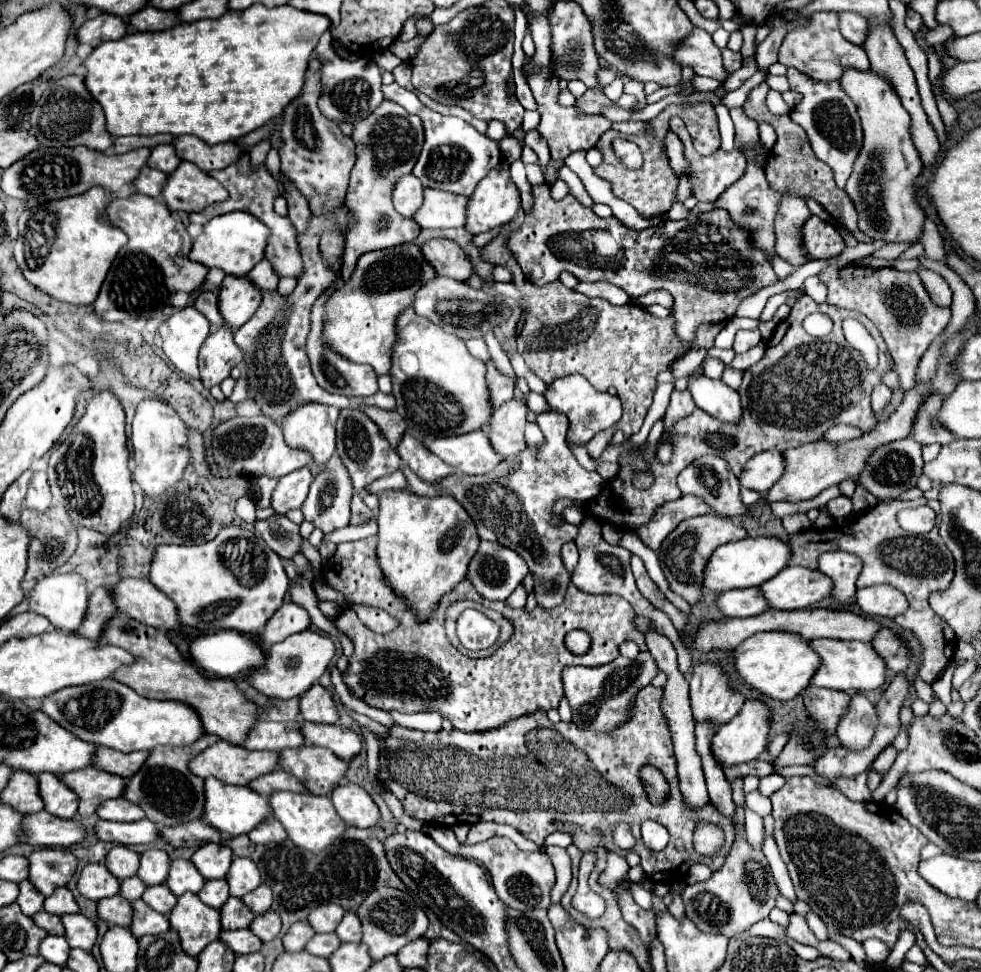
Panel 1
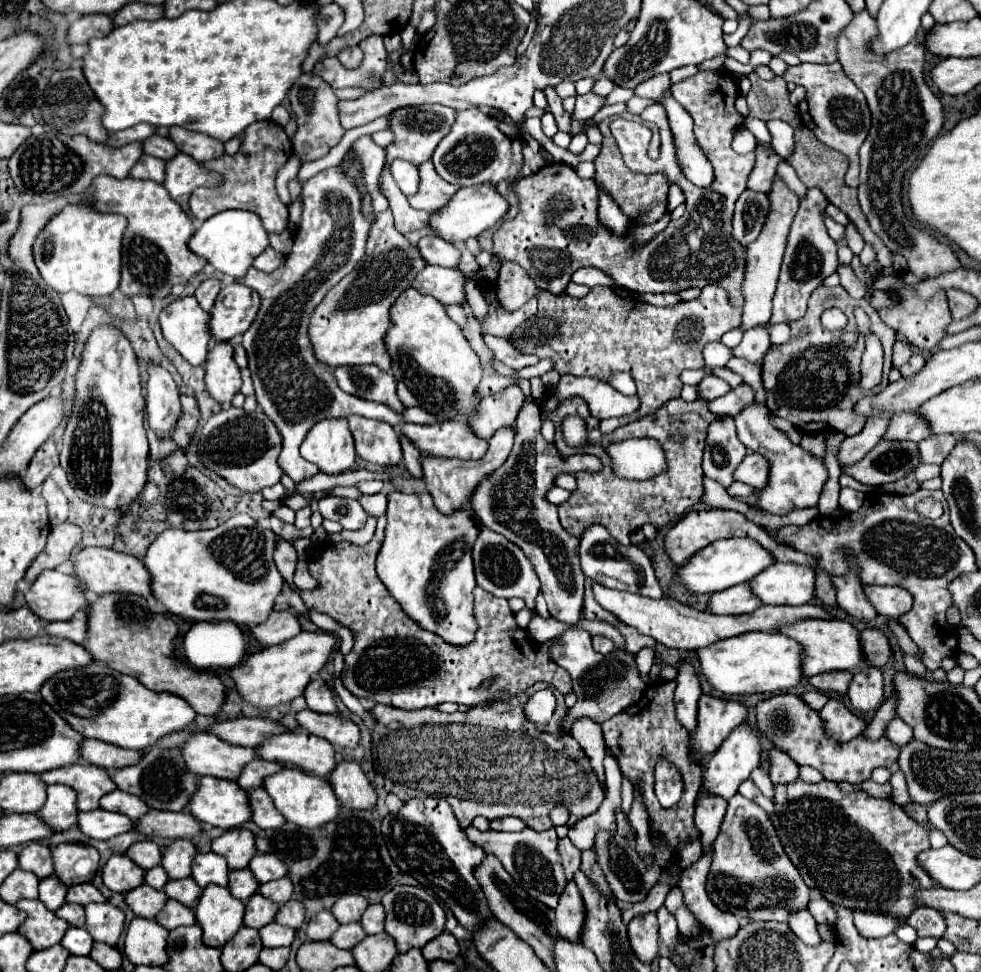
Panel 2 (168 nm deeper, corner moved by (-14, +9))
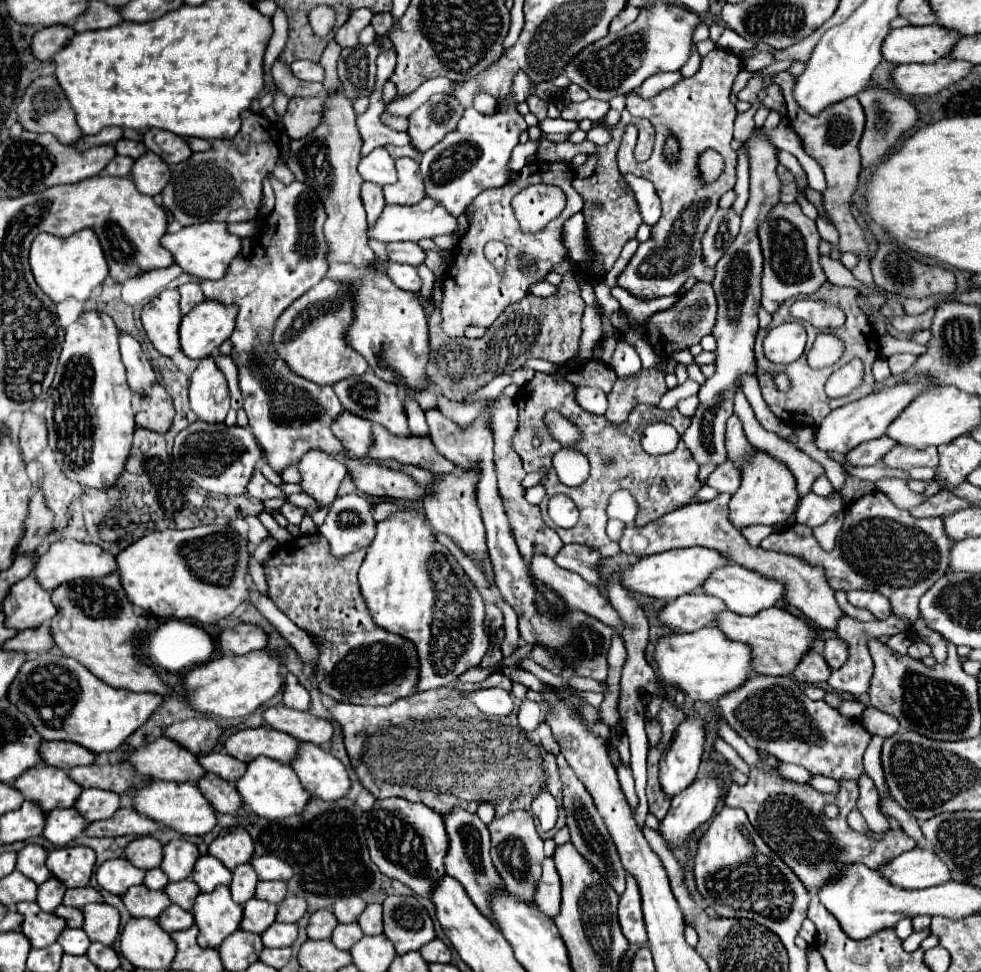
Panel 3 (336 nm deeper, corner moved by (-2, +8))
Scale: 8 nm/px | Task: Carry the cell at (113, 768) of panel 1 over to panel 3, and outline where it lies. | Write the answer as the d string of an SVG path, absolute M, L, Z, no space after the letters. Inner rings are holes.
M44 741L42 756L44 756L44 762L50 764L50 766L70 770L70 768L76 768L76 766L94 764L98 754L86 750L84 746L78 746L74 742Z

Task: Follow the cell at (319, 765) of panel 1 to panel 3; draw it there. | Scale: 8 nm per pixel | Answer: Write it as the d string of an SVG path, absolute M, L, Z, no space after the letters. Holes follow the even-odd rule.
M260 726L254 730L242 730L232 734L224 742L226 750L230 756L242 760L242 762L252 762L258 756L266 756L272 760L278 760L282 764L290 764L298 756L300 742L292 738L286 732Z

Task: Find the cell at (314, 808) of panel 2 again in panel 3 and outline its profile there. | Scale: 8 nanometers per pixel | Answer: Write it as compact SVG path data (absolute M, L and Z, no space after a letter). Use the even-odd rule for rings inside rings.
M256 758L254 762L248 764L246 774L236 782L236 788L240 796L244 798L246 806L264 818L290 818L298 816L306 810L310 802L310 794L302 788L298 776L290 766L282 766L280 762L274 762L270 758Z

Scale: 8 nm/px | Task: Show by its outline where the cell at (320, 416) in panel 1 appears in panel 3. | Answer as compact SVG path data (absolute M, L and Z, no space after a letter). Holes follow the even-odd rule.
M308 450L302 456L298 470L302 474L300 486L304 488L304 492L324 506L330 506L334 502L338 486L348 472L342 462L322 450Z

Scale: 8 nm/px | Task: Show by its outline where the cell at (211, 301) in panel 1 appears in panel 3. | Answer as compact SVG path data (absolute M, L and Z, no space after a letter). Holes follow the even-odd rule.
M190 282L190 284L180 286L180 296L182 296L182 300L180 300L182 314L188 314L196 304L200 304L204 300L204 292L198 282Z

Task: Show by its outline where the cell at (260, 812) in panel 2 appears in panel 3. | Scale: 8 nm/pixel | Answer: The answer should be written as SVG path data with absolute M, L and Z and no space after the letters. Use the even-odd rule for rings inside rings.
M208 772L206 778L202 778L202 782L198 782L198 788L206 794L206 798L210 798L214 808L222 814L236 814L246 806L236 786L218 778L212 772Z

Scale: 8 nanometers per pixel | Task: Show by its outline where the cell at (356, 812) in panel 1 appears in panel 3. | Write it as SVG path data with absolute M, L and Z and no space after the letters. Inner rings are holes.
M300 744L298 758L292 762L302 786L320 800L336 802L348 796L350 778L344 764L320 746Z

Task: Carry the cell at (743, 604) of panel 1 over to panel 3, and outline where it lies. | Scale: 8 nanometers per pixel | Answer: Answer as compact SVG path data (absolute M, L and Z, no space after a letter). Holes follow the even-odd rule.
M704 592L684 594L664 608L660 614L662 624L678 628L682 632L694 632L698 628L714 624L720 612L726 610L726 604L720 598L714 598Z

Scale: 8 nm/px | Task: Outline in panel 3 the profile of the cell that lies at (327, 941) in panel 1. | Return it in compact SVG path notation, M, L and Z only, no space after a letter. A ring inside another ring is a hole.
M354 922L354 924L338 924L332 932L332 944L340 950L350 950L360 938L364 936L364 932L360 930L360 926Z

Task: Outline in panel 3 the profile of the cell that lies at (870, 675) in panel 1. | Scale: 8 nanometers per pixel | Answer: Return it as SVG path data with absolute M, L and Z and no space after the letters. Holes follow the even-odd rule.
M772 606L770 610L762 610L762 614L754 614L754 616L738 616L738 614L726 610L718 616L716 626L730 640L750 644L754 670L758 670L760 674L766 674L766 676L790 676L794 672L794 668L800 664L800 660L806 656L806 652L822 648L818 628L810 626L804 618L794 616L786 608Z

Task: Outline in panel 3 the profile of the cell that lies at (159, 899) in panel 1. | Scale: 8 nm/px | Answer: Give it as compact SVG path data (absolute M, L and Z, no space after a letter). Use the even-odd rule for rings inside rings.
M190 878L186 880L180 880L180 882L170 882L166 888L164 888L166 896L170 898L172 904L178 904L182 910L192 910L192 904L194 904L194 898L198 896L198 886L194 886L194 882Z

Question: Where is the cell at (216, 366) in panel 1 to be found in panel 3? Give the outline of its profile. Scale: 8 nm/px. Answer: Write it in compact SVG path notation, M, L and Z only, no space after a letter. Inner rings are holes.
M212 356L202 358L190 376L190 408L204 422L224 422L230 410L228 382Z

